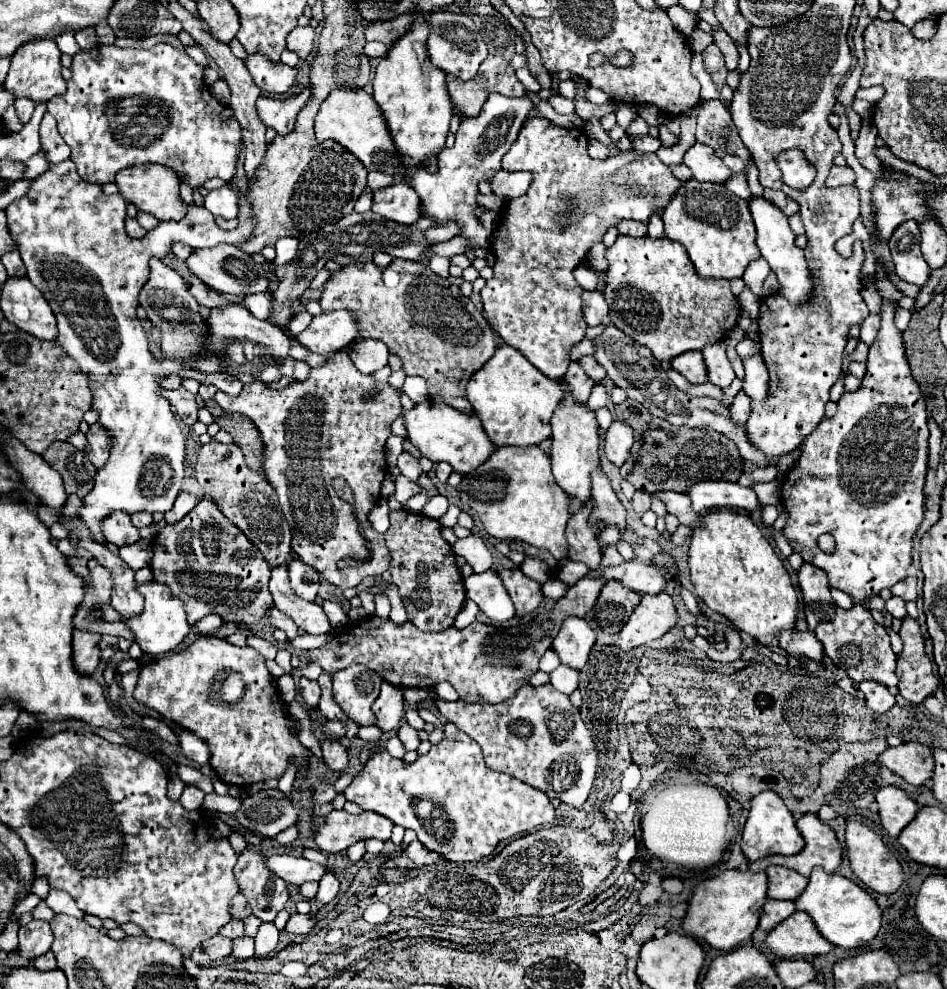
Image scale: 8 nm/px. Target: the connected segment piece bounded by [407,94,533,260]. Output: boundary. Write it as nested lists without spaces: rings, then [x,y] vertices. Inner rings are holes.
[[[491,94],[479,118],[463,118],[463,122],[459,124],[457,136],[455,136],[455,146],[451,148],[445,146],[437,154],[439,156],[437,172],[427,170],[425,164],[419,164],[413,170],[409,170],[407,184],[419,194],[421,216],[433,220],[437,226],[445,226],[447,222],[457,222],[461,226],[459,236],[469,240],[469,246],[463,252],[469,260],[477,258],[475,256],[477,248],[491,246],[491,232],[487,232],[477,218],[477,210],[479,210],[479,204],[477,204],[479,188],[477,186],[481,180],[491,180],[501,170],[501,158],[509,150],[509,146],[515,142],[531,108],[533,108],[533,102],[529,96],[507,98],[501,94]]]

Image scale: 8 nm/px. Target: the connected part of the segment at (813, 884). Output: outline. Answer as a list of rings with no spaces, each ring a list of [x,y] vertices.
[[[813,868],[809,884],[795,900],[795,906],[797,910],[807,912],[813,918],[819,934],[839,948],[851,950],[865,946],[877,936],[881,928],[881,908],[877,906],[877,902],[853,880],[839,874],[827,874],[823,872],[823,868]]]

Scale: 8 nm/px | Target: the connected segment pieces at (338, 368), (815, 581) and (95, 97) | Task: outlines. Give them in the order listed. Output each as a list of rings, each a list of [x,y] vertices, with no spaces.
[[[337,352],[327,366],[313,368],[311,376],[303,382],[295,380],[283,390],[273,390],[265,382],[251,382],[251,384],[245,384],[245,388],[241,390],[239,396],[229,396],[229,394],[217,390],[215,402],[225,412],[237,412],[237,414],[247,416],[259,428],[261,438],[265,442],[265,454],[267,454],[267,460],[265,460],[267,480],[275,488],[275,492],[279,496],[279,504],[283,508],[283,516],[291,526],[291,532],[293,532],[291,548],[299,554],[299,558],[305,564],[313,566],[311,544],[327,538],[325,532],[323,534],[319,532],[321,526],[315,528],[315,510],[325,508],[325,500],[333,492],[331,480],[341,476],[341,478],[347,478],[351,490],[355,492],[355,516],[359,518],[359,524],[363,528],[367,542],[371,542],[371,558],[367,558],[367,562],[357,564],[355,568],[343,568],[343,570],[335,572],[333,578],[327,578],[327,574],[323,574],[323,578],[329,580],[331,584],[339,586],[341,590],[345,590],[345,588],[357,586],[365,576],[379,576],[389,568],[391,554],[385,546],[385,538],[371,526],[371,522],[367,520],[367,514],[377,504],[377,500],[381,496],[379,488],[385,478],[385,442],[391,434],[393,420],[401,414],[399,392],[395,388],[391,388],[387,384],[387,386],[383,386],[383,390],[379,390],[379,394],[371,394],[371,376],[361,374],[353,366],[351,358],[345,352]]]
[[[803,562],[799,568],[797,580],[799,580],[799,588],[803,592],[807,624],[809,624],[809,630],[813,630],[819,622],[823,622],[831,614],[835,614],[835,602],[829,594],[827,574],[823,574],[821,568]]]
[[[99,44],[95,48],[89,50],[81,50],[73,56],[73,64],[71,64],[71,72],[73,78],[67,82],[67,92],[61,96],[55,96],[47,102],[47,112],[55,116],[57,126],[59,126],[59,134],[63,136],[63,140],[67,142],[67,146],[71,148],[71,160],[77,166],[77,172],[81,178],[85,178],[87,182],[115,182],[115,176],[119,170],[137,166],[137,164],[163,164],[173,168],[181,180],[187,178],[189,184],[201,186],[205,180],[209,178],[221,178],[225,182],[229,182],[235,174],[235,164],[237,164],[237,146],[239,146],[239,138],[241,138],[241,126],[237,122],[237,118],[233,116],[233,110],[229,106],[221,106],[209,92],[209,88],[203,82],[203,68],[199,68],[197,62],[193,62],[185,52],[169,46],[169,44],[157,44],[155,50],[135,50],[135,48],[119,48],[113,44]]]

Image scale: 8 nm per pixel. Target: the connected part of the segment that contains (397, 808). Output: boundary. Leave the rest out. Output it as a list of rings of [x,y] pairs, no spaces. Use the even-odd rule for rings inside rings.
[[[451,722],[445,726],[443,740],[437,746],[431,746],[429,754],[419,756],[413,764],[405,764],[403,760],[393,758],[387,750],[375,752],[367,760],[361,774],[353,778],[353,782],[345,788],[343,794],[347,800],[357,802],[363,810],[377,812],[389,818],[393,824],[413,828],[423,846],[443,854],[447,860],[453,862],[483,860],[495,850],[501,840],[529,832],[535,826],[549,824],[555,818],[555,808],[543,792],[533,786],[527,786],[525,782],[519,782],[517,778],[511,778],[509,774],[489,770],[473,738],[469,738]]]

